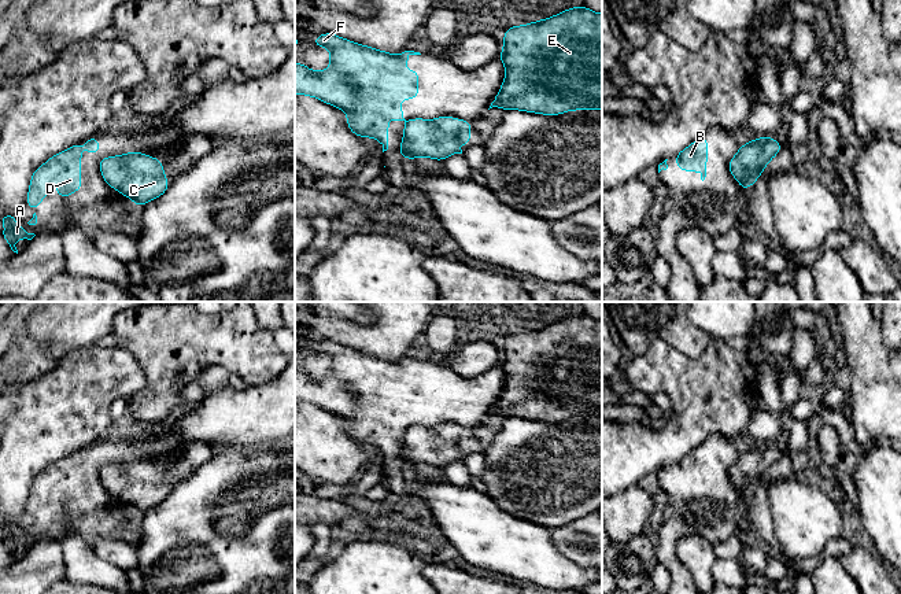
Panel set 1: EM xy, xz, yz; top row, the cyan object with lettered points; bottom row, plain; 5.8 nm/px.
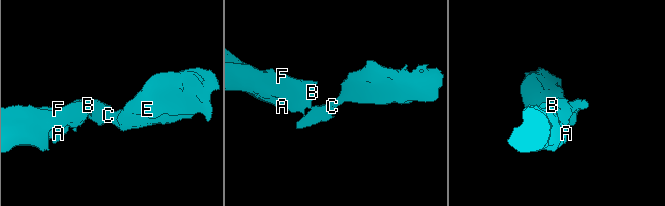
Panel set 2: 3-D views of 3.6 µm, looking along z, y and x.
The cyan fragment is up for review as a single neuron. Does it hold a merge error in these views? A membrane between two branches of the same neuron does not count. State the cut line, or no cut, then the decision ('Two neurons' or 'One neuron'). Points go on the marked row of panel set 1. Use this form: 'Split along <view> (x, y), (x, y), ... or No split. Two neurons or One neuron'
Split along xy (100, 161), (99, 166). Two neurons

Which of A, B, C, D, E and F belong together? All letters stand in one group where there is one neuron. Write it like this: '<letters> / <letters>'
A B D F / C E

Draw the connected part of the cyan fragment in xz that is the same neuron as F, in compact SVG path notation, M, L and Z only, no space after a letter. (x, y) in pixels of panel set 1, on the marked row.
M324 33L311 43L331 51L331 64L326 71L313 71L302 63L295 63L295 93L317 97L347 112L347 125L359 137L374 137L388 150L388 118L405 121L402 114L403 99L418 97L418 71L406 70L405 62L410 55L421 55L405 51L392 55L384 51L365 47L339 36Z

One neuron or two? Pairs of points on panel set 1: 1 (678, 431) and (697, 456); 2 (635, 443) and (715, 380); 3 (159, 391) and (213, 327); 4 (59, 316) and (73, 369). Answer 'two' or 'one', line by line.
1: two
2: one
3: one
4: two

